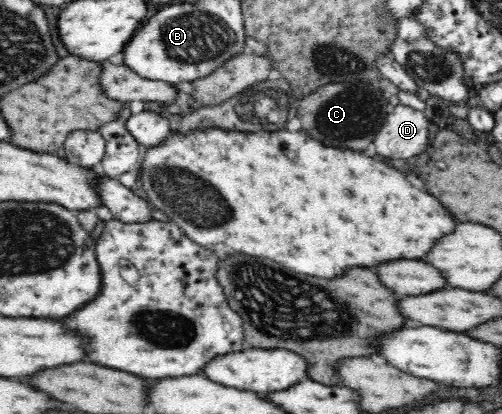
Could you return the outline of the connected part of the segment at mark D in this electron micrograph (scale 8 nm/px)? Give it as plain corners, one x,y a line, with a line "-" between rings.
400,103
380,127
380,133
374,139
374,147
378,153
388,157
406,159
412,155
418,156
429,147
428,129
430,119
424,115
424,111

